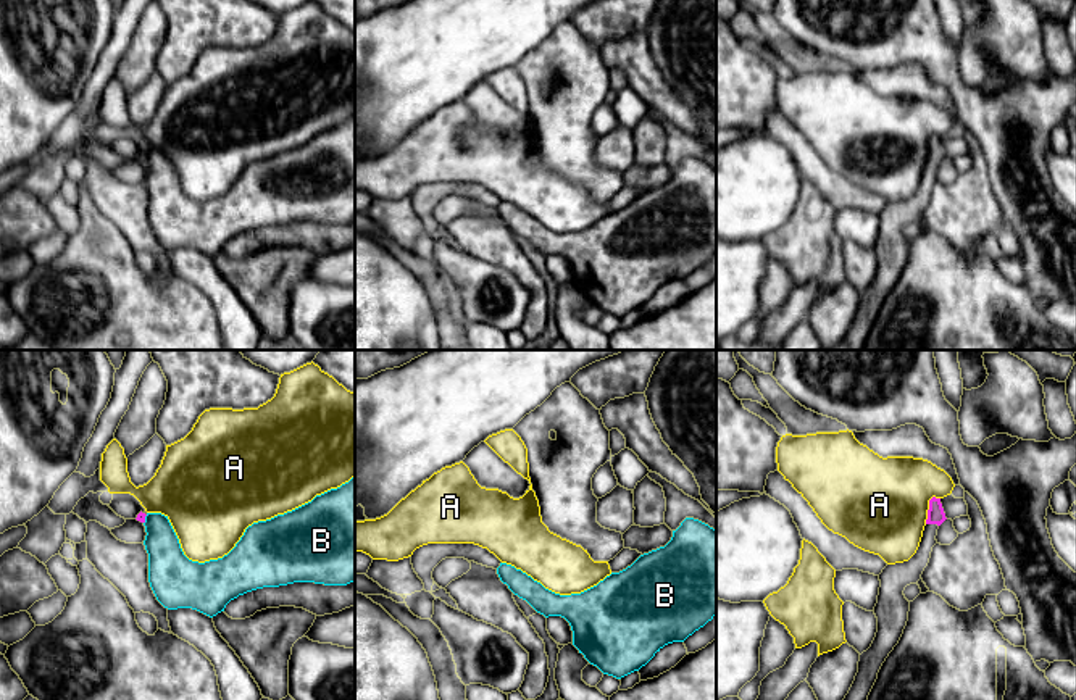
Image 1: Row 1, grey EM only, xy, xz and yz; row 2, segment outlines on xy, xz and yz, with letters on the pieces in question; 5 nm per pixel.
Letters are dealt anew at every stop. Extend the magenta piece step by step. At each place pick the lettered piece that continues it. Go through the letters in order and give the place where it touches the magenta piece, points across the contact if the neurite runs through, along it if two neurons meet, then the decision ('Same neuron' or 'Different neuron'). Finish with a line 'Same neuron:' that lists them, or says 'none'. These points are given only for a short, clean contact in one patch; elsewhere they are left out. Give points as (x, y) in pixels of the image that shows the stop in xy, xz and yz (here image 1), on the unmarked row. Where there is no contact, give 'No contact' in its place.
A: Touches magenta at yz (930, 145). Different neuron
B: Touches magenta at xy (144, 158). Boundary: xy (147, 154), (144, 162). Different neuron
Same neuron: none

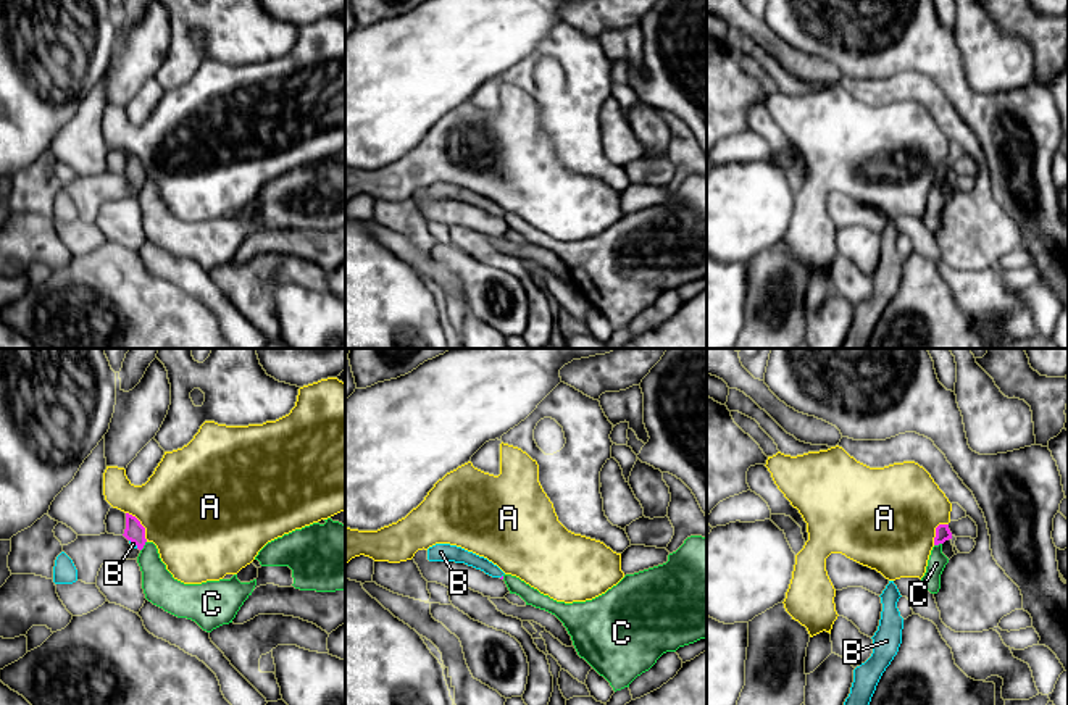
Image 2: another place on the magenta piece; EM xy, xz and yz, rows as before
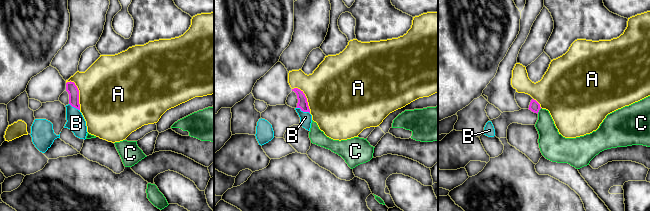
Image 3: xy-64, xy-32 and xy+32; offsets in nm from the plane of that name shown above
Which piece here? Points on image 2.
A: Touches magenta at xy (141, 163). Different neuron
B: Touches magenta at xy (134, 181). Path across: xy (134, 170), (134, 181), (133, 183). Same neuron
C: Touches magenta at xy (144, 183). Boundary: xy (146, 179), (141, 189). Different neuron
Same neuron: B

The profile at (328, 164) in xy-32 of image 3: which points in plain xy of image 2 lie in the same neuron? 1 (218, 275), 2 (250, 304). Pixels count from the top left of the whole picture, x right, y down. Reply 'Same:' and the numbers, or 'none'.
Same: none

